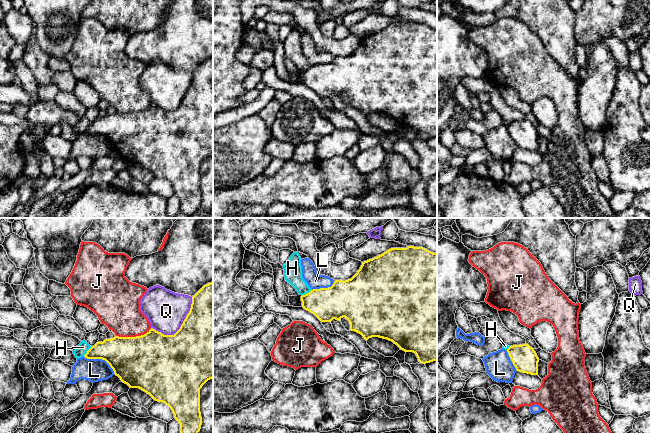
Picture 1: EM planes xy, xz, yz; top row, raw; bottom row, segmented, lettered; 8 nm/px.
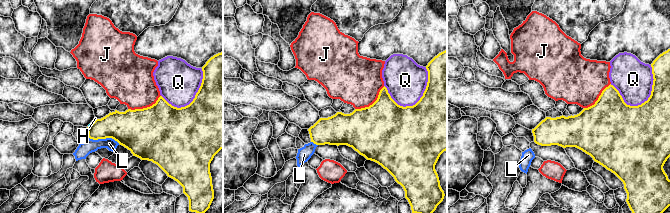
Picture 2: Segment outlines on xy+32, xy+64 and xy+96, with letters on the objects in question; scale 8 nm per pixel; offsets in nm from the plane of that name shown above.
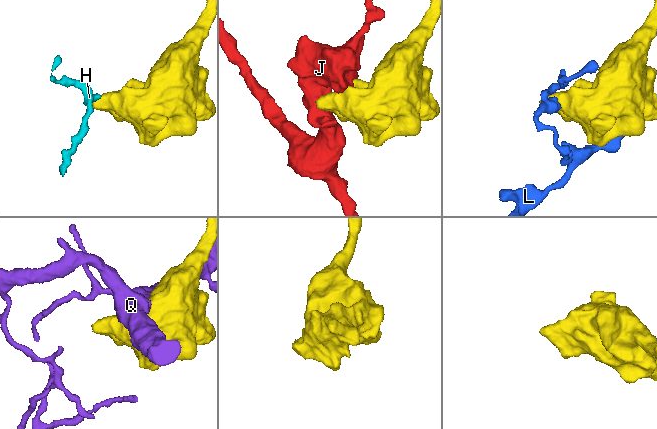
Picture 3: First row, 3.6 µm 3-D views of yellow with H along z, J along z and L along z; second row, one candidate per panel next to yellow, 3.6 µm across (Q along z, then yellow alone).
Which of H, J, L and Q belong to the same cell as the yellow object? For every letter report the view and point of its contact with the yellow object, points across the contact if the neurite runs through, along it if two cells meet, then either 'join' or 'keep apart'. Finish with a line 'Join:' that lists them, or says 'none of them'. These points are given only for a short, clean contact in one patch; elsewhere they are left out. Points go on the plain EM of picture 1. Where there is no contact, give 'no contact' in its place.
H: meets yellow in xy at (87, 127); border along xy (92, 122), (83, 131); keep apart
J: meets yellow in xy at (133, 113); keep apart
L: meets yellow in xy at (101, 134); border along xy (83, 132), (103, 135), (115, 150); keep apart
Q: meets yellow in xy at (180, 103); keep apart
Join: none of them

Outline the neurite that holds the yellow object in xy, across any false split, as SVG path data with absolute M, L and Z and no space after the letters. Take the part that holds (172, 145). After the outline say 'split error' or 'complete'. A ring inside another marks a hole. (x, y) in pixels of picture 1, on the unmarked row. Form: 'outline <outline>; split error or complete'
outline M213 57L204 61L194 72L192 72L192 80L189 89L187 90L180 105L174 111L164 111L161 108L151 104L146 110L136 113L119 113L115 112L111 115L105 115L103 118L97 118L92 122L84 131L87 135L102 135L105 136L113 145L114 150L120 154L120 156L127 160L130 164L139 164L142 167L149 170L155 177L163 178L168 181L174 194L180 200L180 211L190 217L195 213L201 205L202 193L200 188L200 165L210 155L213 154Z; complete

